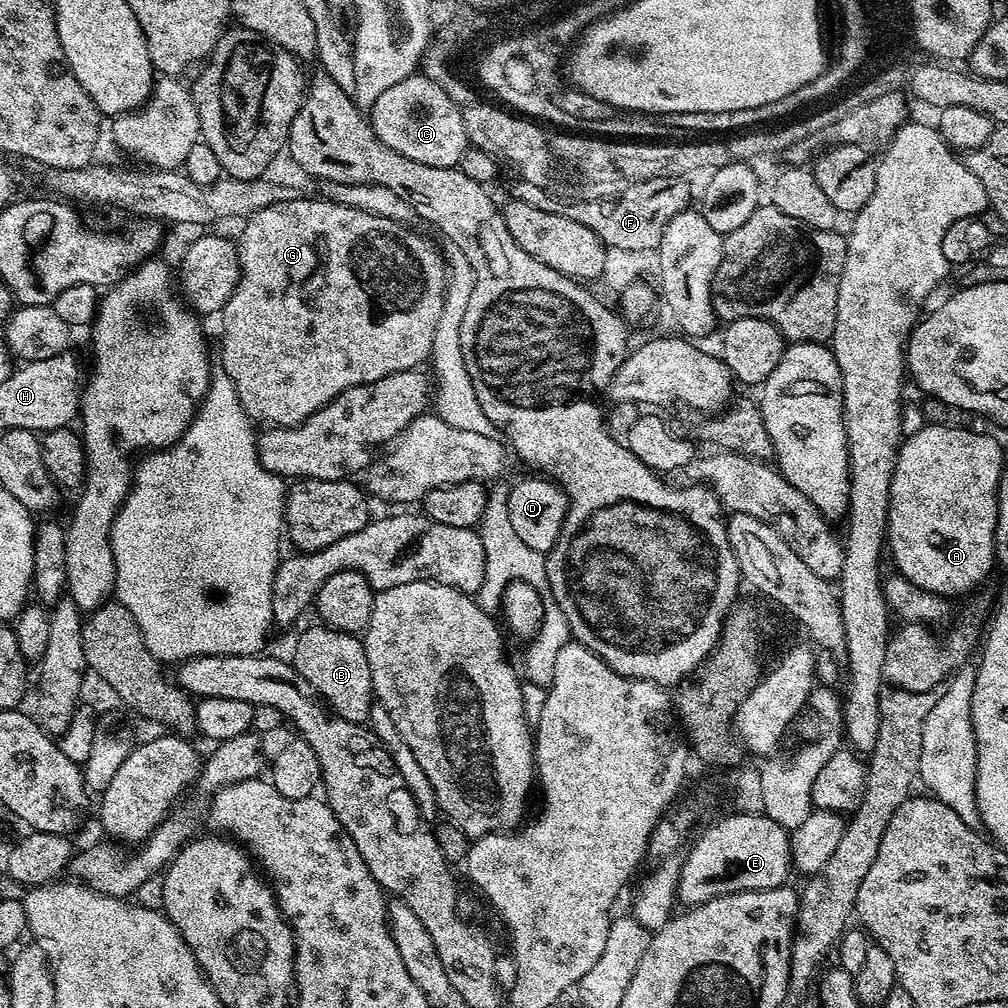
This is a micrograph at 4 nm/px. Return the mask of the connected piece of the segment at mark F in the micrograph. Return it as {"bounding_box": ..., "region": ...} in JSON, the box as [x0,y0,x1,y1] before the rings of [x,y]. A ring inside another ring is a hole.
{"bounding_box":[562,176,689,254],"region":[[[672,176],[669,180],[639,180],[636,184],[627,185],[615,198],[568,202],[563,205],[562,211],[565,216],[574,218],[574,222],[590,226],[590,230],[594,230],[594,234],[598,234],[598,238],[602,238],[602,242],[609,249],[621,248],[642,254],[651,248],[652,251],[659,249],[660,240],[664,237],[670,220],[689,207],[688,184],[687,179],[678,176]]]}

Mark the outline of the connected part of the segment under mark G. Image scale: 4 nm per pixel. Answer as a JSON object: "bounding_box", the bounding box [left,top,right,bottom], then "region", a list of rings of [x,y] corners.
{"bounding_box":[219,198,448,428],"region":[[[297,198],[295,200],[287,200],[286,202],[278,202],[266,206],[262,210],[255,212],[253,216],[247,217],[243,221],[244,233],[238,236],[238,247],[240,250],[240,281],[234,290],[234,294],[226,302],[226,306],[222,310],[224,316],[224,337],[220,340],[220,365],[219,367],[230,378],[230,382],[234,382],[234,390],[238,390],[238,402],[242,406],[242,410],[248,416],[248,419],[260,426],[271,426],[274,428],[297,428],[300,423],[307,418],[313,416],[322,406],[330,403],[338,394],[342,394],[347,388],[354,386],[362,386],[370,382],[378,382],[387,376],[393,376],[399,372],[411,372],[421,367],[420,363],[427,361],[432,354],[432,343],[434,342],[435,331],[438,330],[438,322],[442,318],[442,310],[444,304],[444,296],[447,294],[448,282],[448,265],[445,264],[443,251],[439,247],[436,248],[424,236],[419,236],[407,224],[400,224],[398,221],[392,221],[390,218],[379,217],[378,214],[367,213],[366,210],[354,209],[350,205],[344,205],[341,202],[332,200],[303,200]]]}

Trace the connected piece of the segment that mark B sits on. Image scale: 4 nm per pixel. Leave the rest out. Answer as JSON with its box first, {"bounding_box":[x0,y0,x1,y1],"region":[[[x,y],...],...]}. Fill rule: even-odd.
{"bounding_box":[294,626,374,724],"region":[[[327,626],[308,628],[296,644],[294,667],[310,686],[346,722],[364,724],[374,703],[370,662],[366,658],[363,639],[350,632],[339,632]]]}

